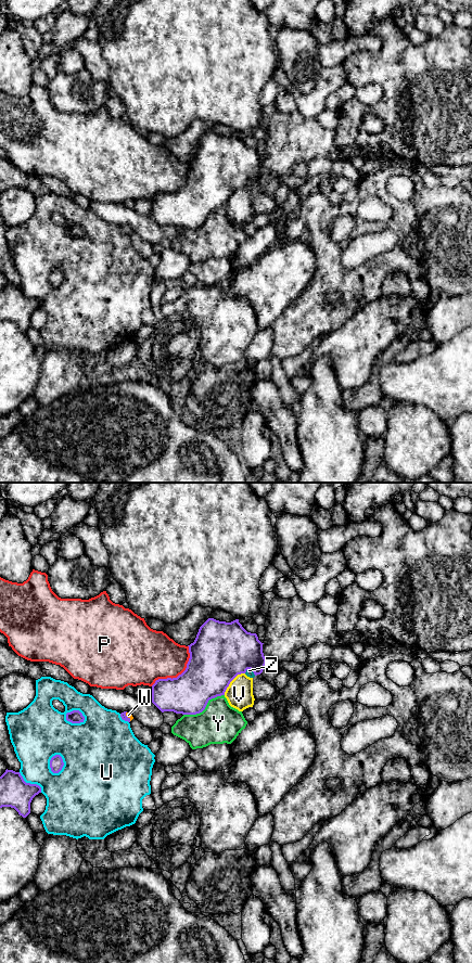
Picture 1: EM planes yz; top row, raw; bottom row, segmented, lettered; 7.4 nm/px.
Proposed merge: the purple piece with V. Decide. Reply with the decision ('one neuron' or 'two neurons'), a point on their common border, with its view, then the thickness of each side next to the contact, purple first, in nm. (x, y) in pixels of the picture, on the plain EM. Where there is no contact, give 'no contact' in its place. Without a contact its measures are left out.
two neurons | yz (231, 194) | 420/200 nm

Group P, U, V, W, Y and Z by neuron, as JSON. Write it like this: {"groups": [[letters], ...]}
{"groups": [["P"], ["U"], ["V", "Z"], ["W"], ["Y"]]}

